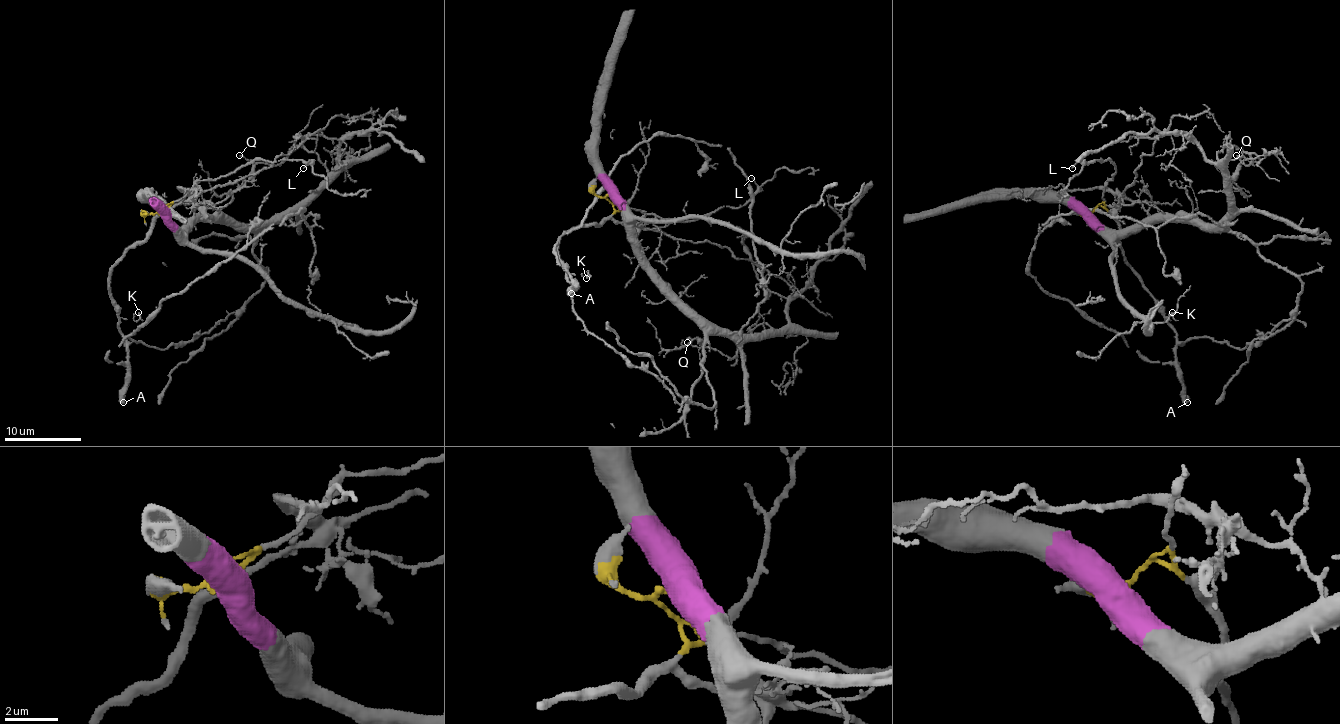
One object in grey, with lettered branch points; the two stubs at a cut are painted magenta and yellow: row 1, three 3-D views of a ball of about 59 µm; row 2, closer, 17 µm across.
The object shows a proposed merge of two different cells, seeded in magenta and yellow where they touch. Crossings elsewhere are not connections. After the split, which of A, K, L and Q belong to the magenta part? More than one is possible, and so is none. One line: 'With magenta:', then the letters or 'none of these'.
With magenta: Q

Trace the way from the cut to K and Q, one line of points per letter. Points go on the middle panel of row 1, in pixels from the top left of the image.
K: (609, 195), (613, 209), (601, 224), (580, 224), (559, 240), (565, 267), (586, 278)
Q: (609, 193), (624, 215), (634, 255), (698, 317), (742, 334), (775, 330), (765, 323), (730, 357), (688, 342)

